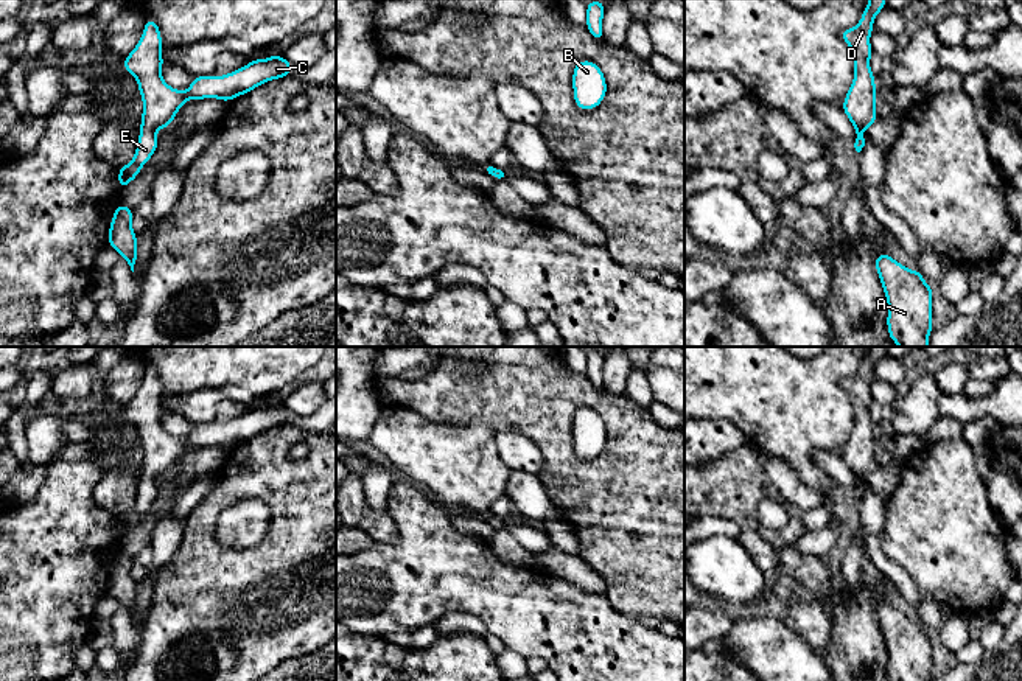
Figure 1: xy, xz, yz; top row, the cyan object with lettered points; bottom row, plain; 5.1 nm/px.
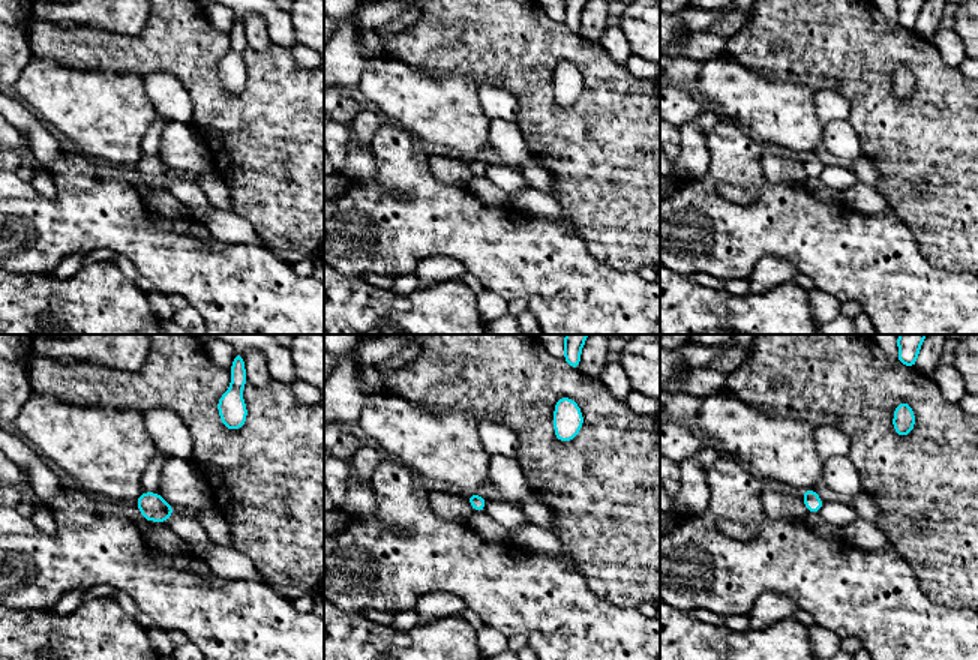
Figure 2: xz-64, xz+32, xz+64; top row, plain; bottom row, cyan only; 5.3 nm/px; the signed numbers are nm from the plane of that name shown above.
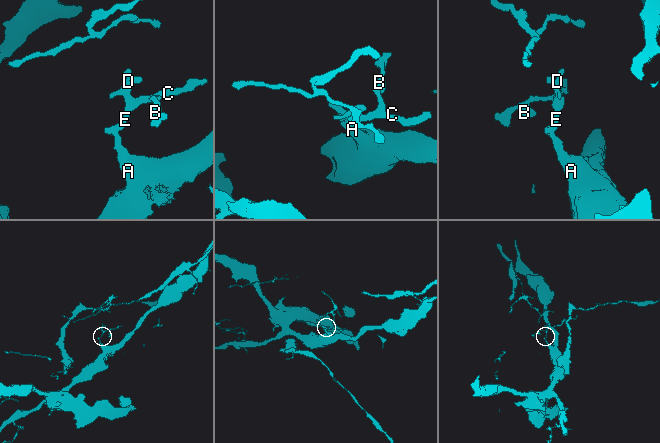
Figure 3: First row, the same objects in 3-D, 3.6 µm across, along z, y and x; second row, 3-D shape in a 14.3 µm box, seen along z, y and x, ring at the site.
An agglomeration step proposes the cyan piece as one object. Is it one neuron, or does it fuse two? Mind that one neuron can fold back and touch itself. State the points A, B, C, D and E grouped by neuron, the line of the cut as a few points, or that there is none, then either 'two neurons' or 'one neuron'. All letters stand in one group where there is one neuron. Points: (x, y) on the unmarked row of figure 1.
A B C D E | no cut | one neuron

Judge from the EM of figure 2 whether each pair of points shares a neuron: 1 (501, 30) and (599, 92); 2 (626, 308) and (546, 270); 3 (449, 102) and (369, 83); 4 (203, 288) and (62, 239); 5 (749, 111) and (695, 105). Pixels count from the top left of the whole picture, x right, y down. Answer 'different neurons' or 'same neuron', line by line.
1: same neuron
2: same neuron
3: same neuron
4: same neuron
5: different neurons

